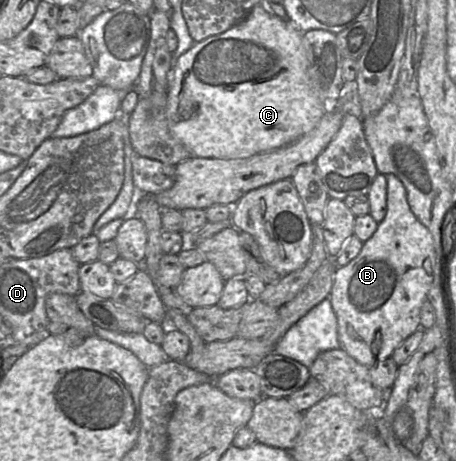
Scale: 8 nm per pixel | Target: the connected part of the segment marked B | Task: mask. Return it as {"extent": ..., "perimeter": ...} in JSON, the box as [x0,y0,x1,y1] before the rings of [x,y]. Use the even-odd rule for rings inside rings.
{"extent":[330,174,435,368],"perimeter":[[[387,174],[387,212],[377,230],[363,242],[360,253],[347,265],[337,267],[330,300],[338,321],[341,349],[360,364],[372,368],[392,357],[395,349],[421,328],[421,307],[435,280],[435,248],[433,236],[411,211],[403,183],[393,174]]]}

